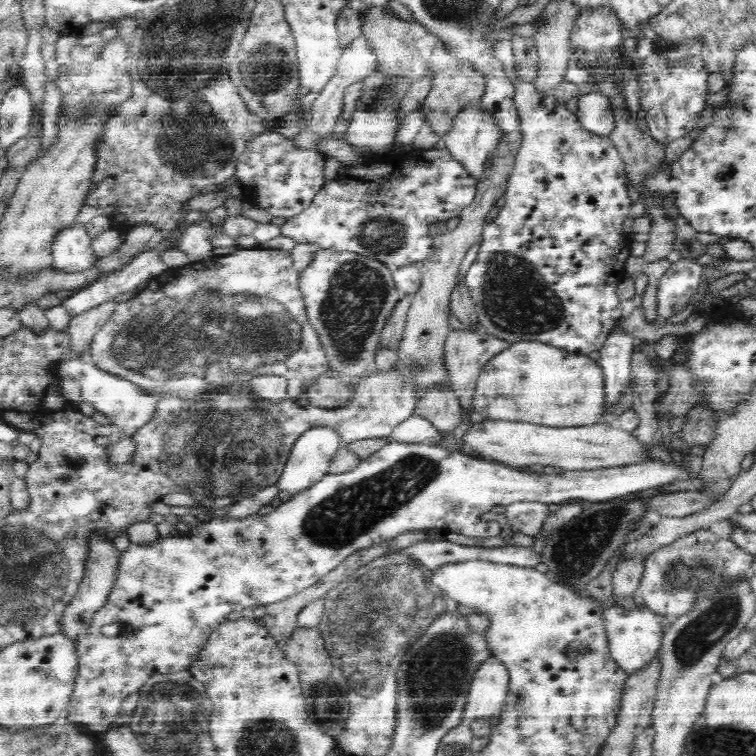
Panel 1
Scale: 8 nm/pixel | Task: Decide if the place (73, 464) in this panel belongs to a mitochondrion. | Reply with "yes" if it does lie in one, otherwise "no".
no

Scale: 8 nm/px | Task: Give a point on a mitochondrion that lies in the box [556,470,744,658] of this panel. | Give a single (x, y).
(684, 576)

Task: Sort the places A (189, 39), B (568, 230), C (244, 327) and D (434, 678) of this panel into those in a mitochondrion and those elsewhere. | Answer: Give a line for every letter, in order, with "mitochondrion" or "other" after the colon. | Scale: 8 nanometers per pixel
A: mitochondrion
B: other
C: mitochondrion
D: mitochondrion

